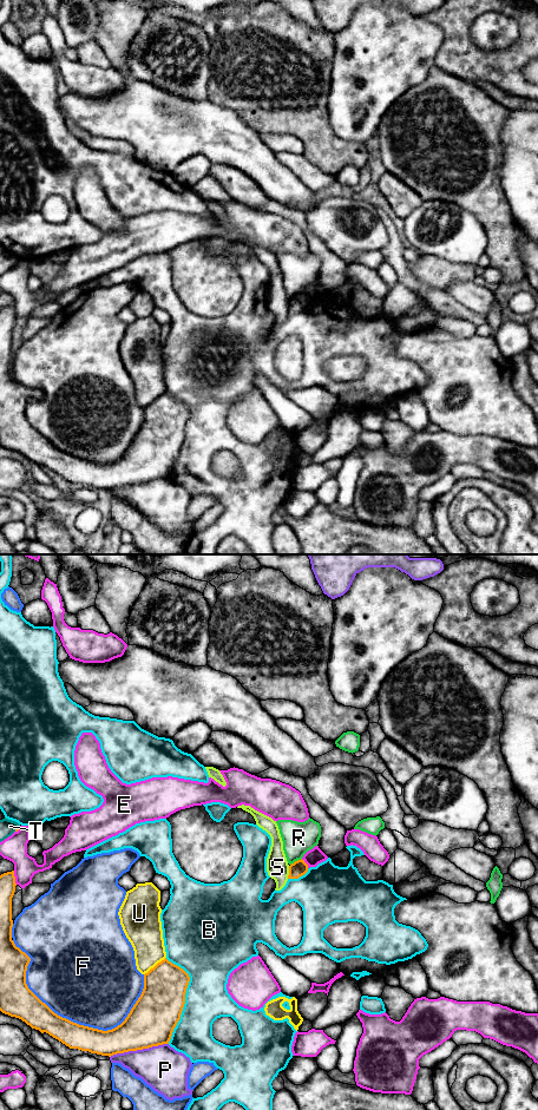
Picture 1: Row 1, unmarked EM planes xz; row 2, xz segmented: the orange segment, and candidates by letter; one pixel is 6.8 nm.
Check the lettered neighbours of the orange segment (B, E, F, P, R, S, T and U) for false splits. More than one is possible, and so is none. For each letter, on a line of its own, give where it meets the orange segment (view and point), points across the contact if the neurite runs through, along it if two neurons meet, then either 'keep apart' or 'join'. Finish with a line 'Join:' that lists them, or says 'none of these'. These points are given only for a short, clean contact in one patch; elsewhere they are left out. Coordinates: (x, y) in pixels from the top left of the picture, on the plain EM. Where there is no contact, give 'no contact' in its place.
B: xz (184, 432) | keep apart
E: xz (14, 312) | keep apart
F: xz (65, 452) | keep apart
P: xz (138, 483) | keep apart
R: xz (295, 295) | along xz (301, 291), (290, 299) | keep apart
S: xz (289, 306) | along xz (289, 300), (287, 312) | keep apart
T: xz (17, 262) | keep apart
U: xz (156, 399) | keep apart
Join: none of these

